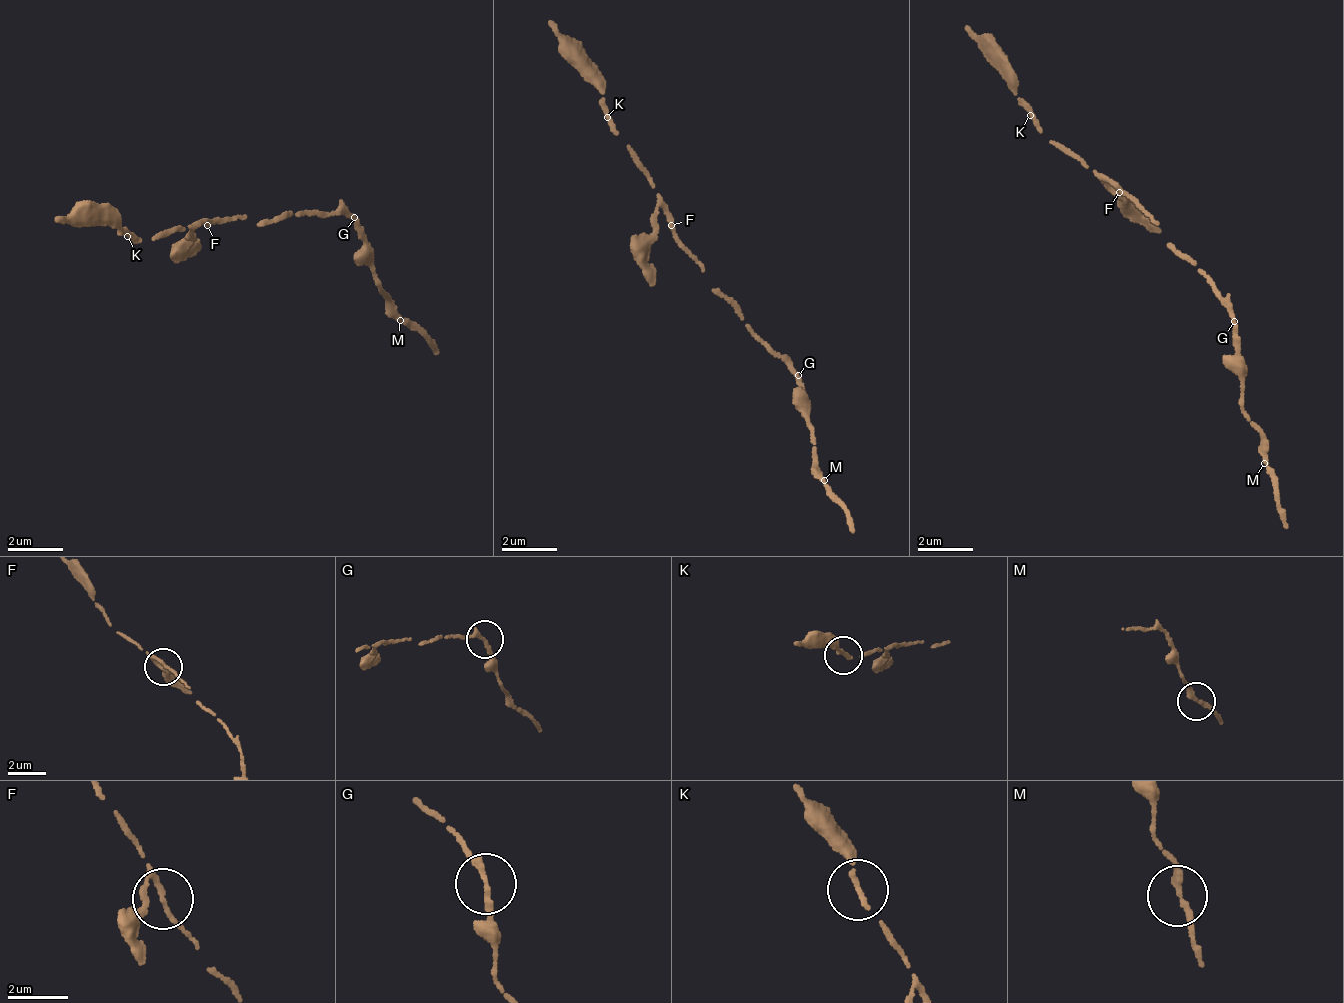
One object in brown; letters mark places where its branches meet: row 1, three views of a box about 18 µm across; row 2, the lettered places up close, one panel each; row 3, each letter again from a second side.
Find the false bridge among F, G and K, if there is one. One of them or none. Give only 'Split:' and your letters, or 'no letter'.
Split: no letter

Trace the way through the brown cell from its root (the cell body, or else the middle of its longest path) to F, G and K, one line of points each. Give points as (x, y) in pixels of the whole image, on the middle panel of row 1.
F: (724, 296), (717, 296), (710, 289), (704, 270), (684, 247), (678, 231), (671, 225)
G: (724, 296), (744, 315), (763, 341), (770, 342), (796, 378)
K: (724, 296), (717, 296), (710, 289), (704, 270), (678, 237), (672, 216), (639, 165), (639, 159), (607, 117)

